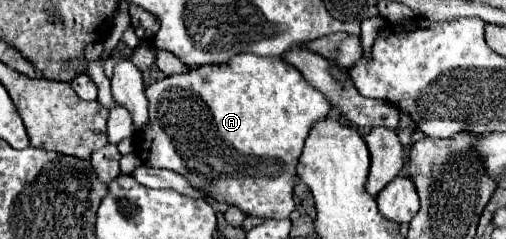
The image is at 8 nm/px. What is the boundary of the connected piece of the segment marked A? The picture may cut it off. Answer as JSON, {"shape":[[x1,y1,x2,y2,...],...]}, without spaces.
{"shape":[[254,53,231,56,227,64,221,63,221,66,219,66,219,64,213,64,213,66,207,66,207,64,205,64,205,66,194,68,192,71,187,70,187,72,181,72,181,74,167,76,167,78,163,78,163,80,147,86,147,88,145,88,145,96,147,96,147,100,149,100,149,122,141,128,139,136,135,136,135,148,137,148,135,152,137,152,137,156,141,158,141,162,143,162,145,166,151,166,151,168,167,168,167,170,173,170,173,172,185,176,195,190,203,189,207,179,213,179,210,183,217,186,221,193,226,192,227,187,229,187,227,184,228,178,225,174,232,174,239,170,240,165,247,165,247,157,250,154,260,157,259,163,268,159,271,163,283,165,283,171,287,172,289,170,289,163,285,162,286,154,288,152,290,153,292,148,293,152,298,153,298,158,293,159,299,160,301,150,303,150,303,142,305,142,307,134,311,132,313,124,319,122,319,120,329,118,331,108,333,108,331,102,325,98,325,94,323,94,321,90,317,90,315,86,311,86,311,84,305,80,305,76,303,76,295,66,289,66,283,58,261,58,261,56,257,57,257,55,254,55]]}

